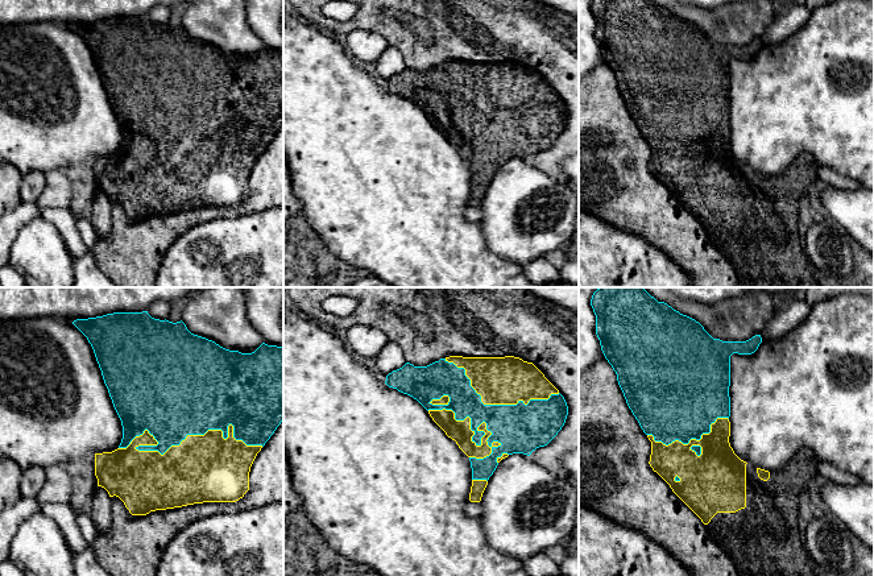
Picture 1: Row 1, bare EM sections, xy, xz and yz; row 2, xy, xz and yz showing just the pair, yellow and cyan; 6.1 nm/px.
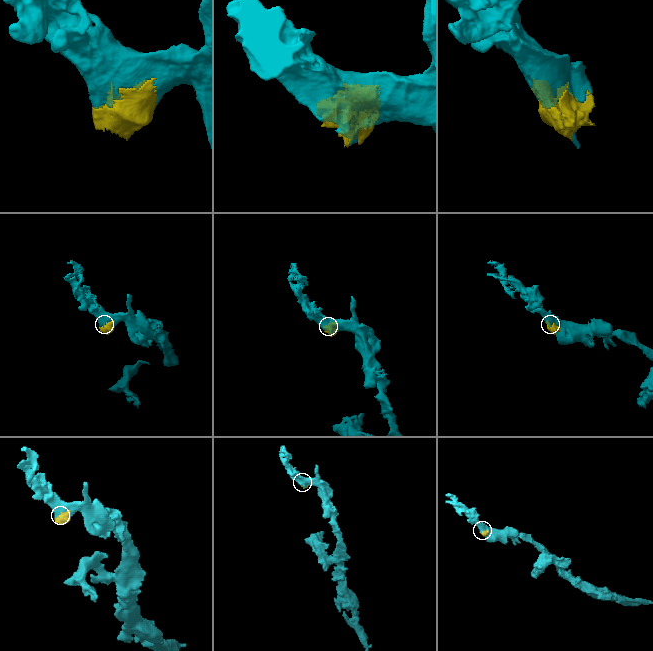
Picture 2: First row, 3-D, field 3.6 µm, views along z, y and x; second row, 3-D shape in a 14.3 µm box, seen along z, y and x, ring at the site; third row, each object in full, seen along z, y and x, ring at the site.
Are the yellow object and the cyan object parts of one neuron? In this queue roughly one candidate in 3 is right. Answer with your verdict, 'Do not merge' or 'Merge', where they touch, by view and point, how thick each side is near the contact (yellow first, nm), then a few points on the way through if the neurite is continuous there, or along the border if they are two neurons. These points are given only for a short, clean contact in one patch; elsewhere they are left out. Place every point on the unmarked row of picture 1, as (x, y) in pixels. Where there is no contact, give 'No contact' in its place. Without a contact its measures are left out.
Merge. Touches yellow at xy (181, 148). Thickness 420 nm (yellow) against 440 nm

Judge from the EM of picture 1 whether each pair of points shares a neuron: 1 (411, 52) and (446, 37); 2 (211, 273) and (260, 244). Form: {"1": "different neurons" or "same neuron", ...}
{"1": "same neuron", "2": "same neuron"}

